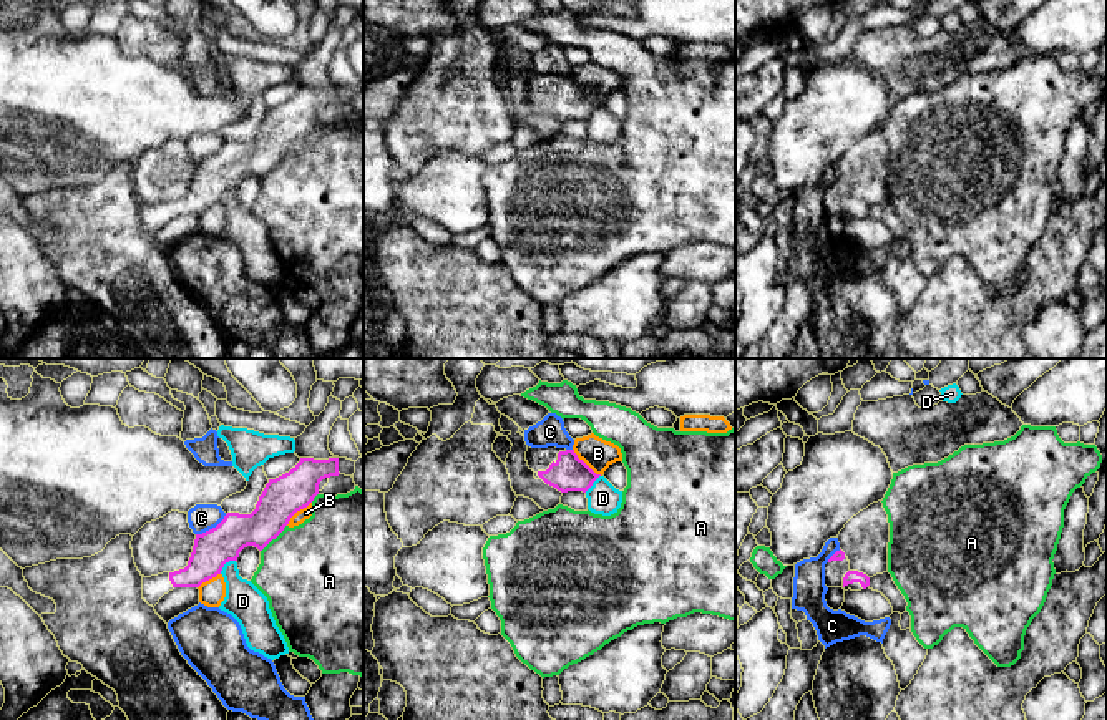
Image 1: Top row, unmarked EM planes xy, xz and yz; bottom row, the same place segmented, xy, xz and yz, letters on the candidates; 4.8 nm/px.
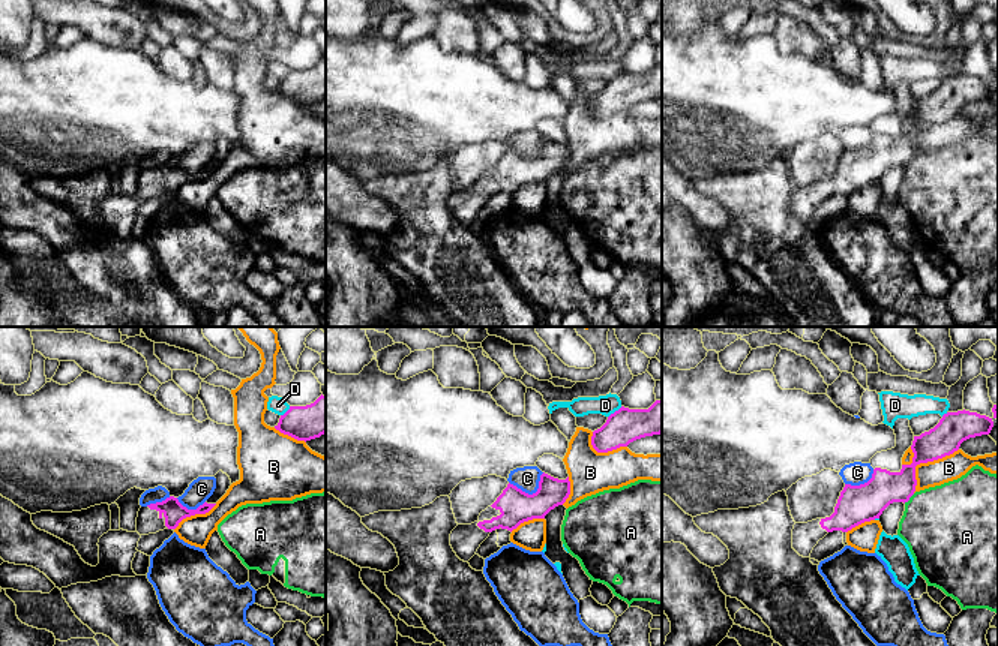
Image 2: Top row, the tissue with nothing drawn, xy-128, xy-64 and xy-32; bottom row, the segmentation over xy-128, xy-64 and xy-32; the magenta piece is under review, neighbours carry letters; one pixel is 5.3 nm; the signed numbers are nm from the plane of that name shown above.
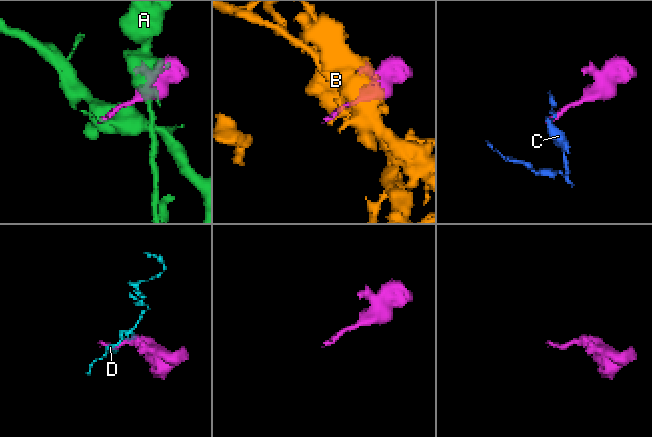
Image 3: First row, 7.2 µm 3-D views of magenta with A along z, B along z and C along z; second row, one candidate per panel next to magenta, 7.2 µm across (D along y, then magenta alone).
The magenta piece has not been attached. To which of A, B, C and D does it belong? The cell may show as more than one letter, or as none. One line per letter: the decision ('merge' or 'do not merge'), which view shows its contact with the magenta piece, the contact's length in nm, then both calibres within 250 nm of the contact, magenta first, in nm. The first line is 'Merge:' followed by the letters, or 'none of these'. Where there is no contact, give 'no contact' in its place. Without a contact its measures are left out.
Merge: none of these
A: do not merge; contact in xy; length 180 nm; calibres 190 and 480 nm
B: do not merge; contact in xz; length 190 nm; calibres 170 and 150 nm
C: do not merge; contact in xy; length 180 nm; calibres 180 and 140 nm
D: do not merge; contact in xy; length 100 nm; calibres 180 and 180 nm

